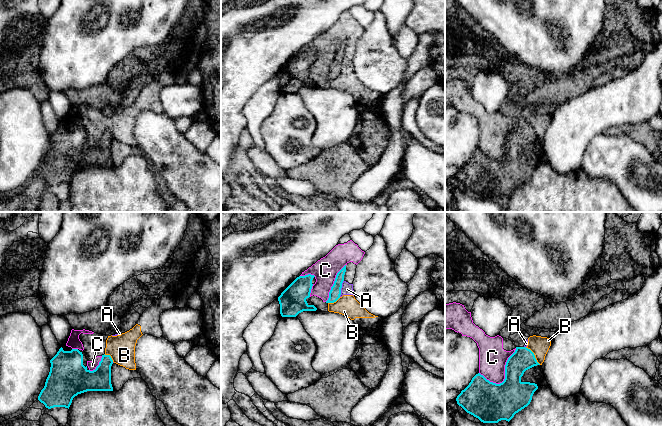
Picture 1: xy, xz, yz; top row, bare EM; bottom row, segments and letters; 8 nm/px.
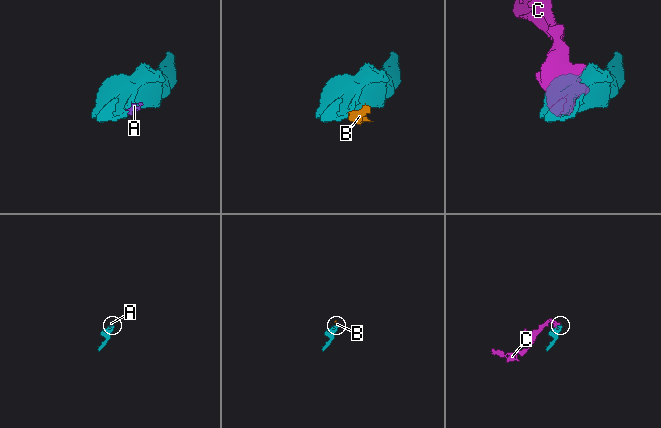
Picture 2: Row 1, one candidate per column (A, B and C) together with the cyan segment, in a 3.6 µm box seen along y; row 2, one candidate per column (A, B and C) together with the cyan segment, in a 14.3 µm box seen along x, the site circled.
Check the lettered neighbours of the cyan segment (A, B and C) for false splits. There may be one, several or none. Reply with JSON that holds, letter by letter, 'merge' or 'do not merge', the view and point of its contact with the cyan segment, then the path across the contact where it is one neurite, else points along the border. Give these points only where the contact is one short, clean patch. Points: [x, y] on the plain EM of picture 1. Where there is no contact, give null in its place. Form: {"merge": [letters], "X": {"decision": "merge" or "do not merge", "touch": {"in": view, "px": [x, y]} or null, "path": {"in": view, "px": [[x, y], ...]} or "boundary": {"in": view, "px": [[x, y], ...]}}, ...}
{"merge": [], "A": {"decision": "do not merge", "touch": {"in": "xz", "px": [341, 63]}, "boundary": {"in": "xz", "px": [[343, 56], [339, 72]]}}, "B": {"decision": "do not merge", "touch": {"in": "yz", "px": [534, 131]}, "boundary": {"in": "yz", "px": [[525, 123], [533, 129], [535, 135], [540, 140]]}}, "C": {"decision": "do not merge", "touch": {"in": "yz", "px": [505, 152]}}}

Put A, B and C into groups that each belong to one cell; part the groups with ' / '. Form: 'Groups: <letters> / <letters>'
Groups: A B C

